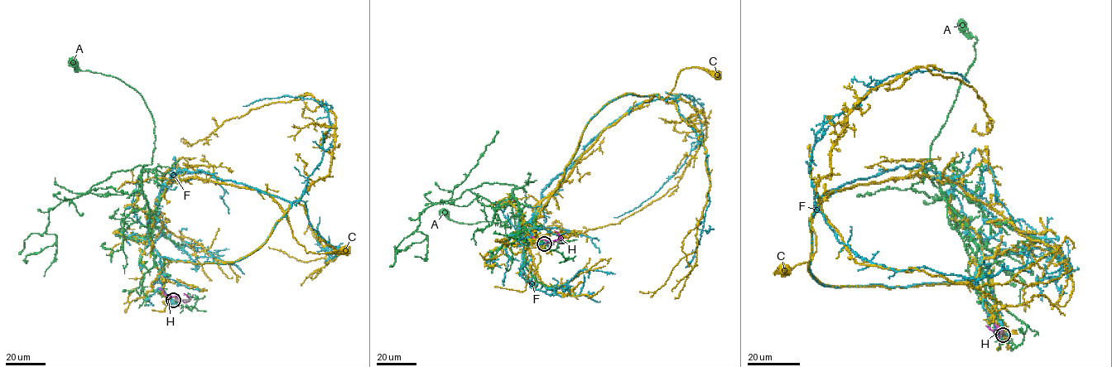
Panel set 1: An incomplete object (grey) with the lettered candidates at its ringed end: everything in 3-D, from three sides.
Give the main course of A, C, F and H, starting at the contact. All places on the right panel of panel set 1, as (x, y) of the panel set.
A: (1003, 335), (986, 301), (977, 245), (941, 193), (928, 160), (974, 62), (976, 37), (966, 35), (964, 26)
C: (1003, 335), (974, 279), (823, 284), (808, 270), (809, 219), (815, 252), (782, 268)
F: (1003, 335), (969, 279), (821, 284), (820, 199), (900, 166), (948, 176), (1062, 252), (1042, 301)
H: (1003, 331), (998, 337), (986, 326)

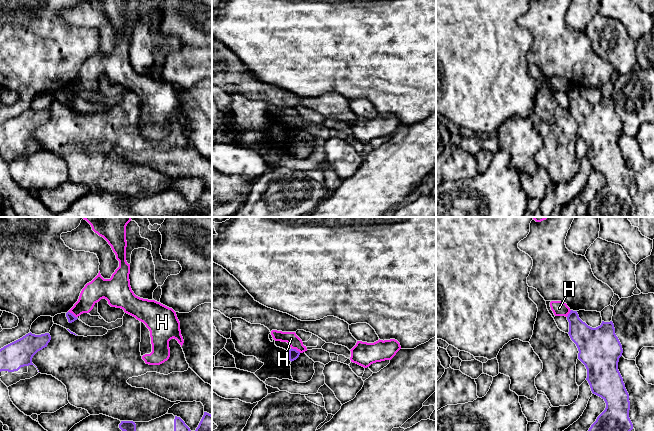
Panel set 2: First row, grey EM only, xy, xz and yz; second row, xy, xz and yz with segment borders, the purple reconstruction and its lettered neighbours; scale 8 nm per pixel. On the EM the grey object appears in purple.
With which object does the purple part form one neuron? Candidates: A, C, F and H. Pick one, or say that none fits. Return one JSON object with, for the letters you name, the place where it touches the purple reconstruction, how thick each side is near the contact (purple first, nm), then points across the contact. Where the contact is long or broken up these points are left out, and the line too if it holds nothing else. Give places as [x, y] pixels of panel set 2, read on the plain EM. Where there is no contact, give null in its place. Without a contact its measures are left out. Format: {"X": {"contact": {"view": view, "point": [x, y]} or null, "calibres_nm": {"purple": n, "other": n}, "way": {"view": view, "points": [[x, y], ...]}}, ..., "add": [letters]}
{"A": {"contact": null}, "add": ["A"]}

